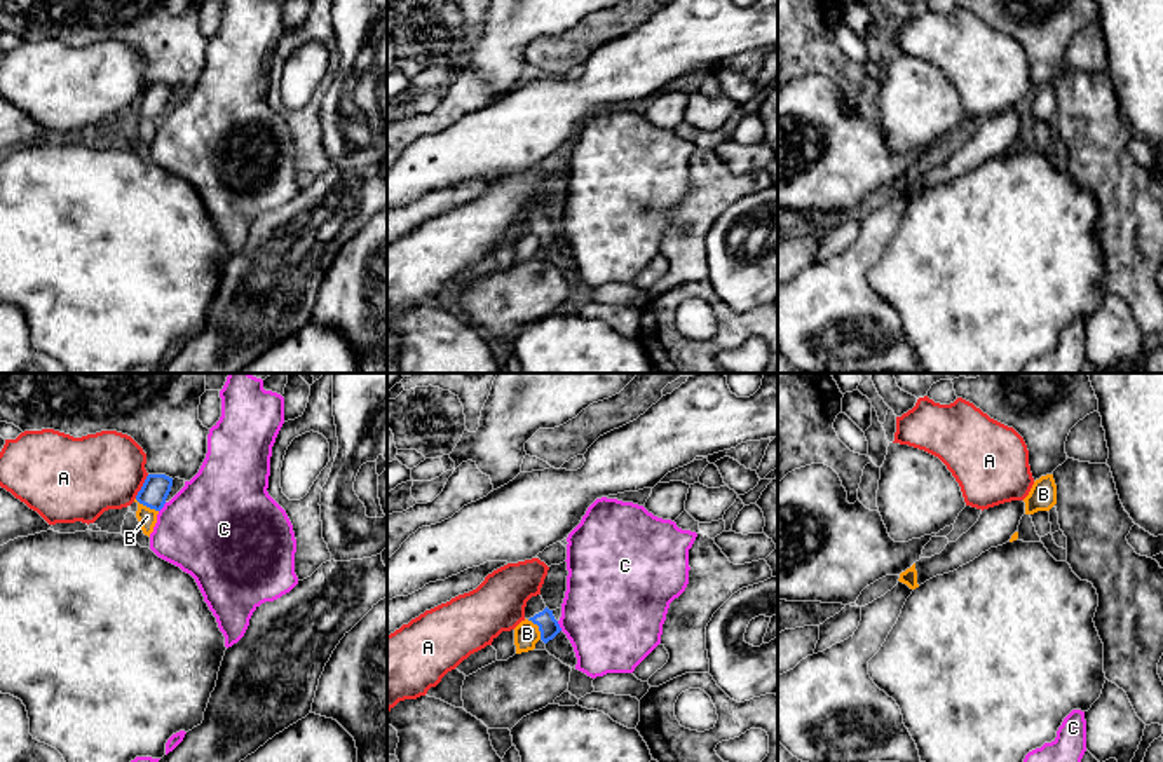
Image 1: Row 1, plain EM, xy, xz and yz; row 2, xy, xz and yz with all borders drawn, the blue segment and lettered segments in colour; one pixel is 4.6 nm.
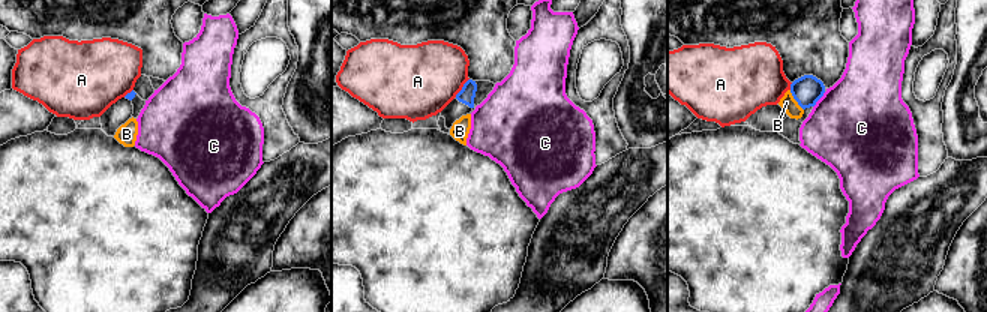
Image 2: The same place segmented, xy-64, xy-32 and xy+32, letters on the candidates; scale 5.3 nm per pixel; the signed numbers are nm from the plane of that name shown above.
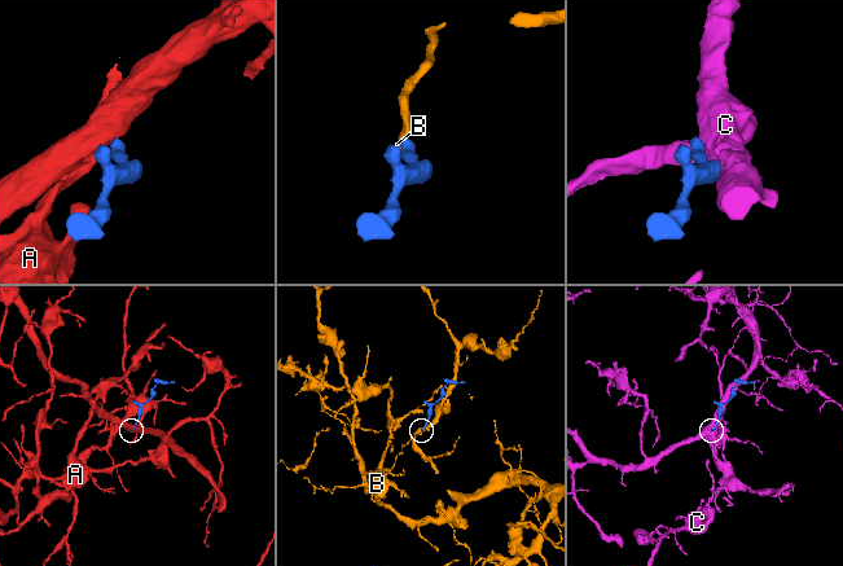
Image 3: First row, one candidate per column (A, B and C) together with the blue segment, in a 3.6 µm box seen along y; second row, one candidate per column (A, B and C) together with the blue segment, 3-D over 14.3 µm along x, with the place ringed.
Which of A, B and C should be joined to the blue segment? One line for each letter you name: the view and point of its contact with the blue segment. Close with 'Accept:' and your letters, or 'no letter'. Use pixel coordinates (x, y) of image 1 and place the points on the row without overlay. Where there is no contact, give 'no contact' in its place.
Accept: no letter

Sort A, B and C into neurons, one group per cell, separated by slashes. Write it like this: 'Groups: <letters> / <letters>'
Groups: A / B / C

